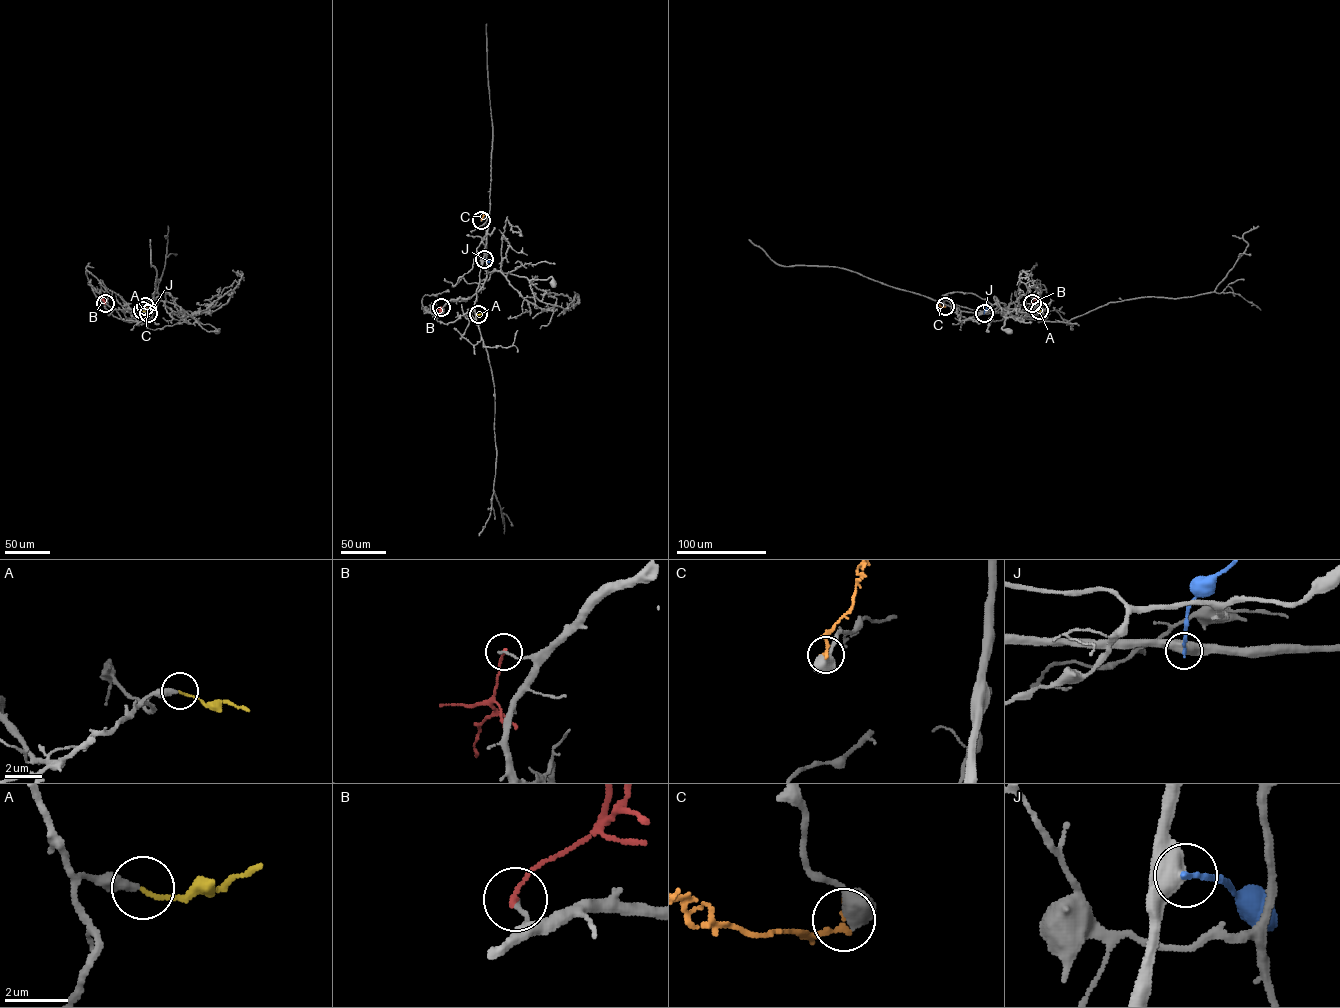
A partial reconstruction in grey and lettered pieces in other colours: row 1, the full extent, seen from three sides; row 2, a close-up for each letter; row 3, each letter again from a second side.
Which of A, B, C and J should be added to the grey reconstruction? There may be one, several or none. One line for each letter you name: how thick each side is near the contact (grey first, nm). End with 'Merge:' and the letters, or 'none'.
A: 340/130 nm
Merge: A

